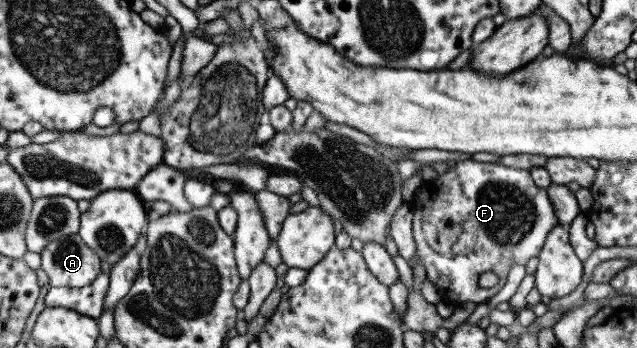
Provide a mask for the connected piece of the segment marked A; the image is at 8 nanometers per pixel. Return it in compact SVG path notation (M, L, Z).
M69 234L49 242L40 250L41 270L48 277L51 287L82 287L91 284L100 272L99 258L77 234Z

